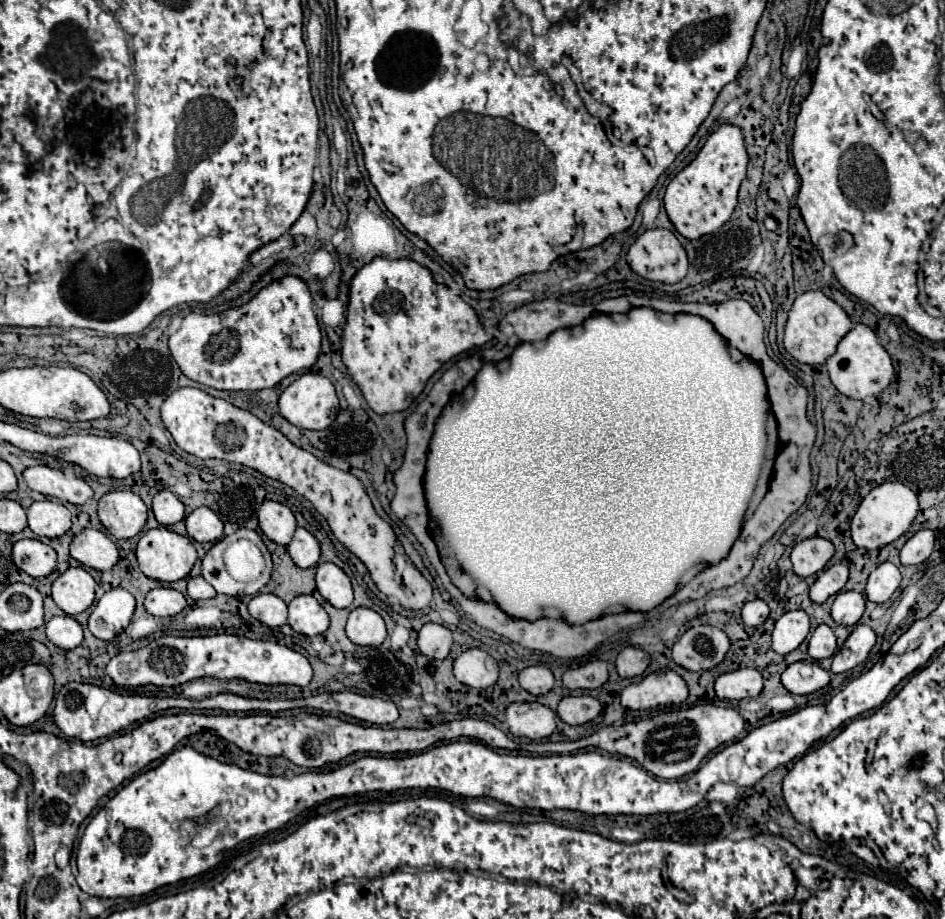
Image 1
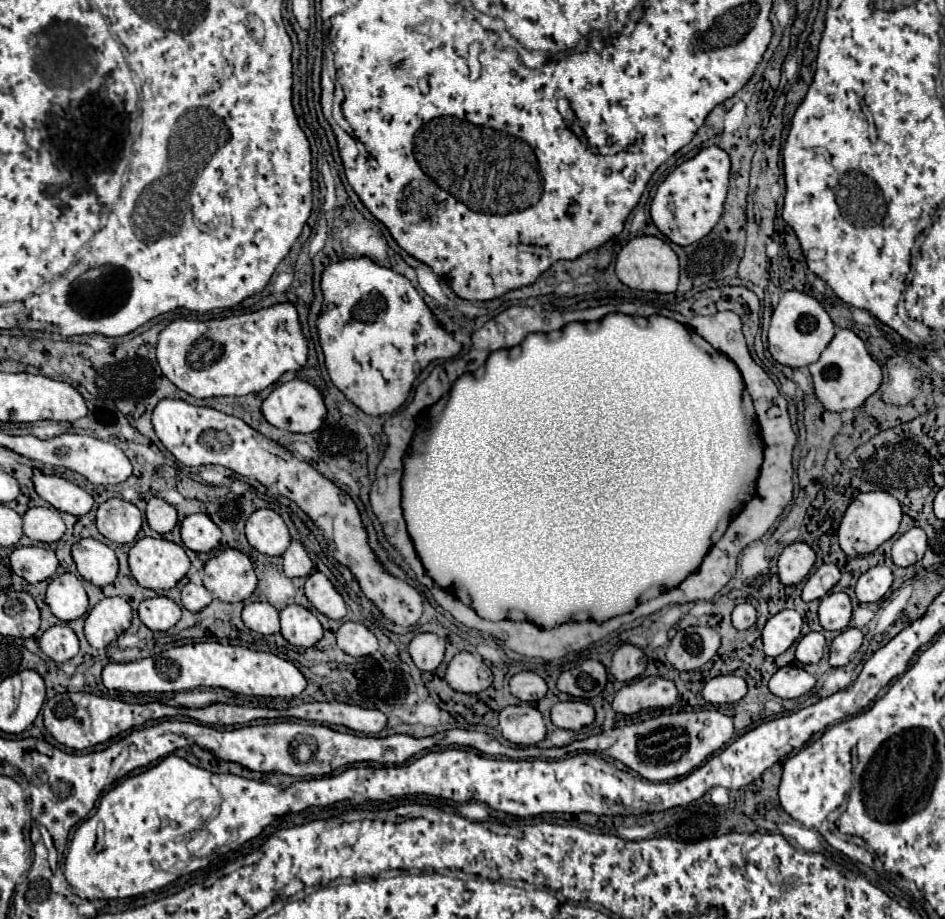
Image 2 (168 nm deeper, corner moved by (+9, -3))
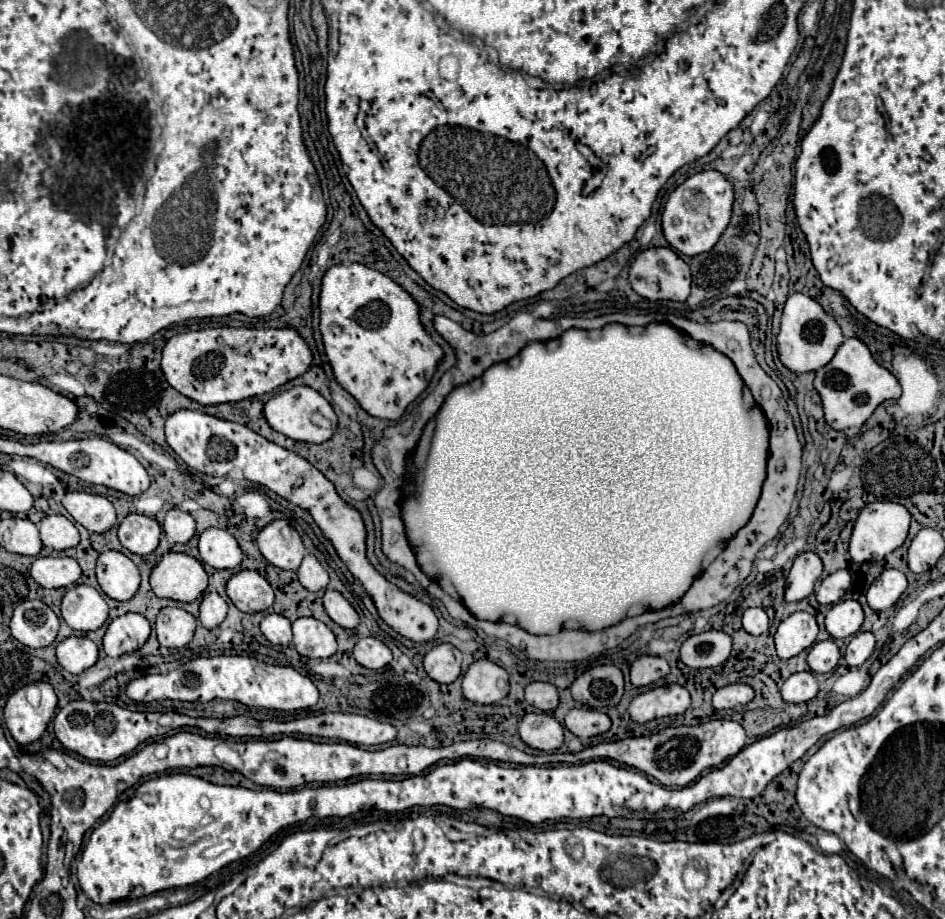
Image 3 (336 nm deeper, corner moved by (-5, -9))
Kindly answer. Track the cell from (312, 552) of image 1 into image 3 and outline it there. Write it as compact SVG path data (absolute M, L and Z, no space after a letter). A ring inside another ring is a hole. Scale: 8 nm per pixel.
M307 553L303 557L303 563L301 567L297 569L297 577L299 577L299 583L309 589L309 591L321 591L327 587L329 583L329 575L327 571L321 567L321 563L311 555Z

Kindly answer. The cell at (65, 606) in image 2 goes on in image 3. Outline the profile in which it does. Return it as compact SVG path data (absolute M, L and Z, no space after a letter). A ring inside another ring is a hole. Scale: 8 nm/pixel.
M75 585L73 589L69 589L63 597L63 603L61 603L61 611L65 611L65 623L75 629L75 631L95 631L99 629L105 621L107 621L107 603L105 599L101 597L101 593L89 585Z

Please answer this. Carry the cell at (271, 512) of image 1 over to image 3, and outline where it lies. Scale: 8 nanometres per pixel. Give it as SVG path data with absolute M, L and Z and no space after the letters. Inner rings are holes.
M275 519L265 525L257 537L263 557L281 569L297 569L305 557L305 547L299 533L285 521Z

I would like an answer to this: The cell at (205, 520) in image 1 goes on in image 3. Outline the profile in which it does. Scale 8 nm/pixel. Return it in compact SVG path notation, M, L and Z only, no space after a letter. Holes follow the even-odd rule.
M209 527L199 535L199 555L215 569L235 569L241 563L241 549L235 537L217 527Z

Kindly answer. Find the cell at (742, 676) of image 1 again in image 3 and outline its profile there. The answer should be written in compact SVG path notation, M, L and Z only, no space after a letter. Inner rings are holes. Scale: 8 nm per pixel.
M733 683L727 687L721 687L715 691L713 695L713 707L715 709L731 709L735 705L747 705L749 701L753 701L755 691L745 685L745 683Z

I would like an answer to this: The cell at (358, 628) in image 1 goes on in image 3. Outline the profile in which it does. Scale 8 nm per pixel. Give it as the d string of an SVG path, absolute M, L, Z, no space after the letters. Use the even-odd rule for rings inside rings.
M361 637L355 643L353 655L355 655L357 663L361 663L367 669L381 669L393 659L389 647L375 637Z

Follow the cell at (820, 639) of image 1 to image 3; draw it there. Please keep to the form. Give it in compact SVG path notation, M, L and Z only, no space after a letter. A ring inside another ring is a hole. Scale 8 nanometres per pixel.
M827 639L827 641L819 641L815 643L811 649L809 649L809 655L807 655L807 663L811 667L813 673L829 673L837 667L839 663L839 647L835 645L833 639Z

